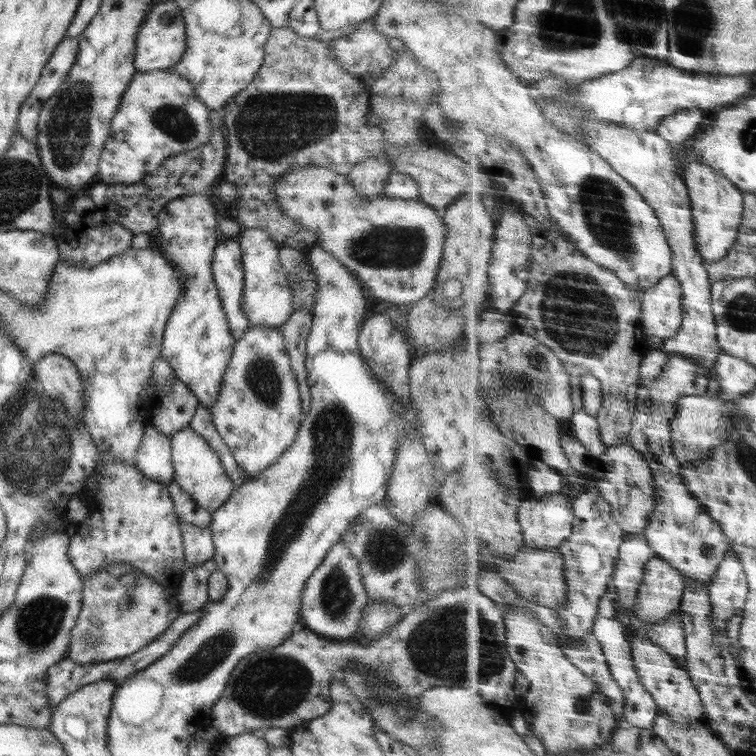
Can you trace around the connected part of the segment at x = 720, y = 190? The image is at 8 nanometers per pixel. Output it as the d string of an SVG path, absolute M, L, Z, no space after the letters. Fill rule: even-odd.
M692 159L686 165L684 175L694 205L698 249L706 262L718 261L730 253L730 249L738 240L742 221L745 220L745 192L740 190L726 173L722 173L702 159Z

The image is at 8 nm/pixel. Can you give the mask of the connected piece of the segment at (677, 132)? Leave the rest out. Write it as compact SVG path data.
M704 109L681 110L675 115L666 117L657 132L670 142L680 144L698 134L709 117L709 112Z

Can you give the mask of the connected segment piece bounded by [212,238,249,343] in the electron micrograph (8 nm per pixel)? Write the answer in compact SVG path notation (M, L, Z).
M224 238L214 249L212 272L218 297L222 299L222 309L230 323L235 343L247 330L248 320L242 310L244 290L243 252L237 238Z

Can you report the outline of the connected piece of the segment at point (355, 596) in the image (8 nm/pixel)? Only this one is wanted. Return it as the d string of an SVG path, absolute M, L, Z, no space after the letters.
M340 540L328 550L322 564L306 581L302 593L301 622L310 631L322 637L338 641L348 640L356 636L358 622L369 606L369 602L362 576L360 576L358 560L350 554L350 550Z

